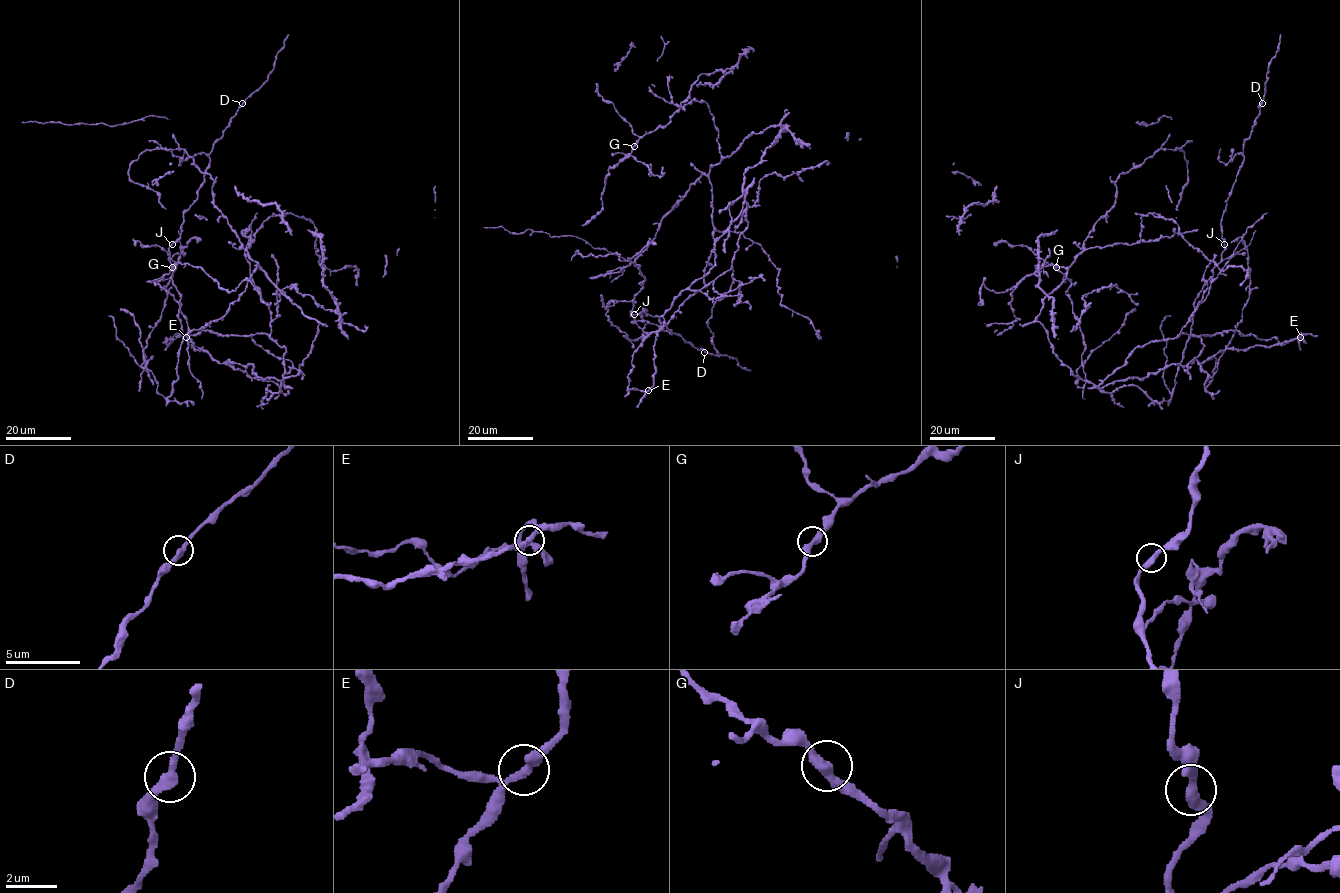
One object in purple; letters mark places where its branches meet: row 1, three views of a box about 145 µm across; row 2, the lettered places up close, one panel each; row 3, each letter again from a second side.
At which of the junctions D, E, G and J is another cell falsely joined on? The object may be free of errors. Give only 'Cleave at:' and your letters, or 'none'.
Cleave at: D

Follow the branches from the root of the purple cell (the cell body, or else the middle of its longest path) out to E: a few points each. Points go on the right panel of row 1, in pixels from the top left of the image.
E: (1161, 339), (1137, 347), (1098, 387), (1146, 378), (1173, 364), (1204, 363), (1226, 348), (1271, 347), (1300, 337)

